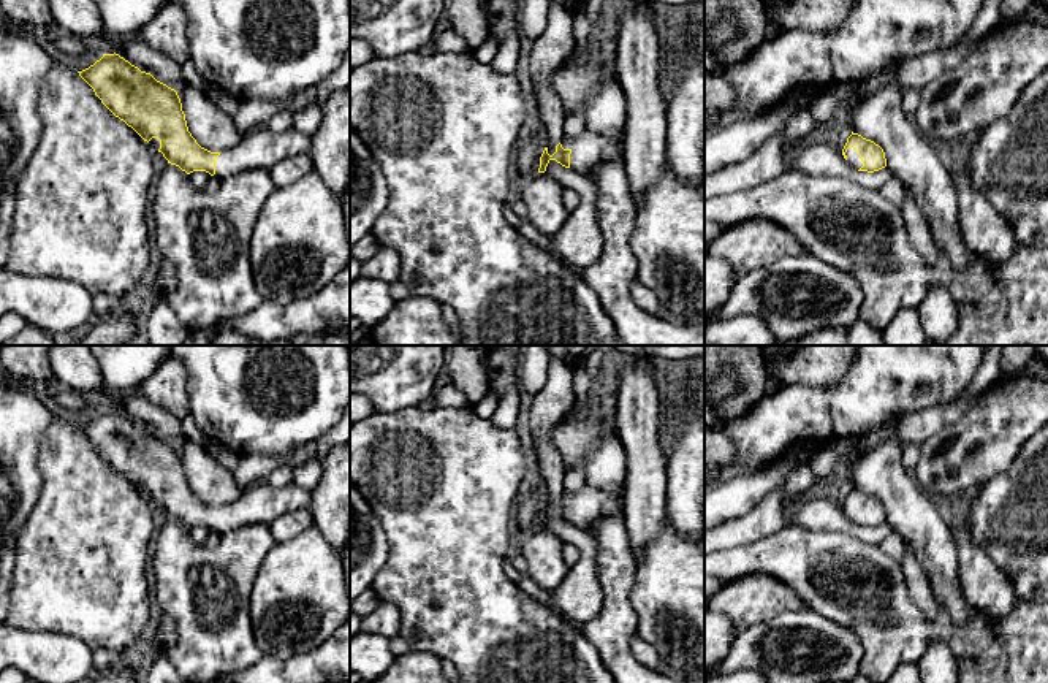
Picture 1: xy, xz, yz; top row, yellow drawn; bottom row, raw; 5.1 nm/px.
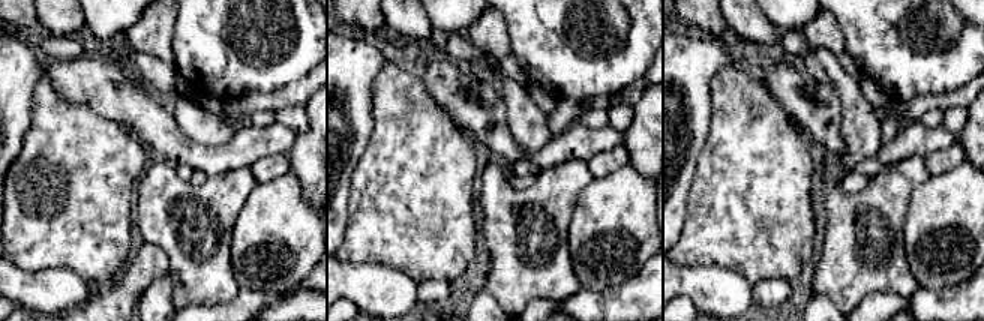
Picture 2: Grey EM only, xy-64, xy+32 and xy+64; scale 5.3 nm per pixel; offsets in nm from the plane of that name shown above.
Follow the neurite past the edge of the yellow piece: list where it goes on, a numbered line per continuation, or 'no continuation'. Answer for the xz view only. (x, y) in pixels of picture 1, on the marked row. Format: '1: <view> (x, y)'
1: xz (588, 149)

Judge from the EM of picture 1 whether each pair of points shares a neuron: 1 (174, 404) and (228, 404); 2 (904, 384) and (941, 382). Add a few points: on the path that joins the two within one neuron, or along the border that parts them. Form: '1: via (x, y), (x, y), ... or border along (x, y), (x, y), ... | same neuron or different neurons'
1: border along (184, 368), (190, 411) | different neurons
2: via (914, 382), (931, 382) | same neuron

